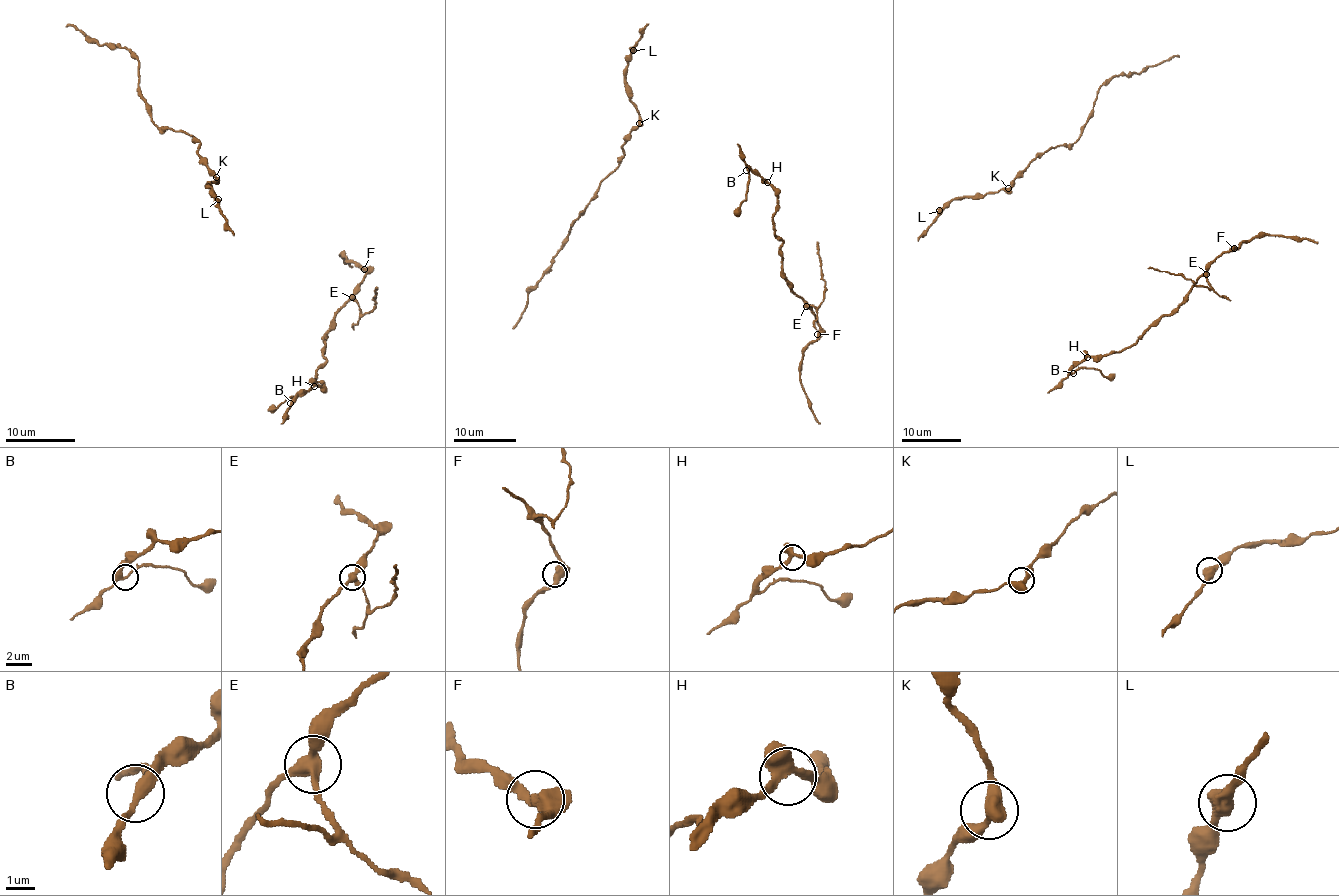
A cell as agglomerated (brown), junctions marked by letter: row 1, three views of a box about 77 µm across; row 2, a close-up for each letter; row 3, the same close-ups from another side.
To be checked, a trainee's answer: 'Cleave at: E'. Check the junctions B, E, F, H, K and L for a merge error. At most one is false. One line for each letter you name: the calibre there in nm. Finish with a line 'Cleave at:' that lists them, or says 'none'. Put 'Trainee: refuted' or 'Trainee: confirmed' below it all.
E: Thickness 400 nm
Cleave at: E
Trainee: confirmed

